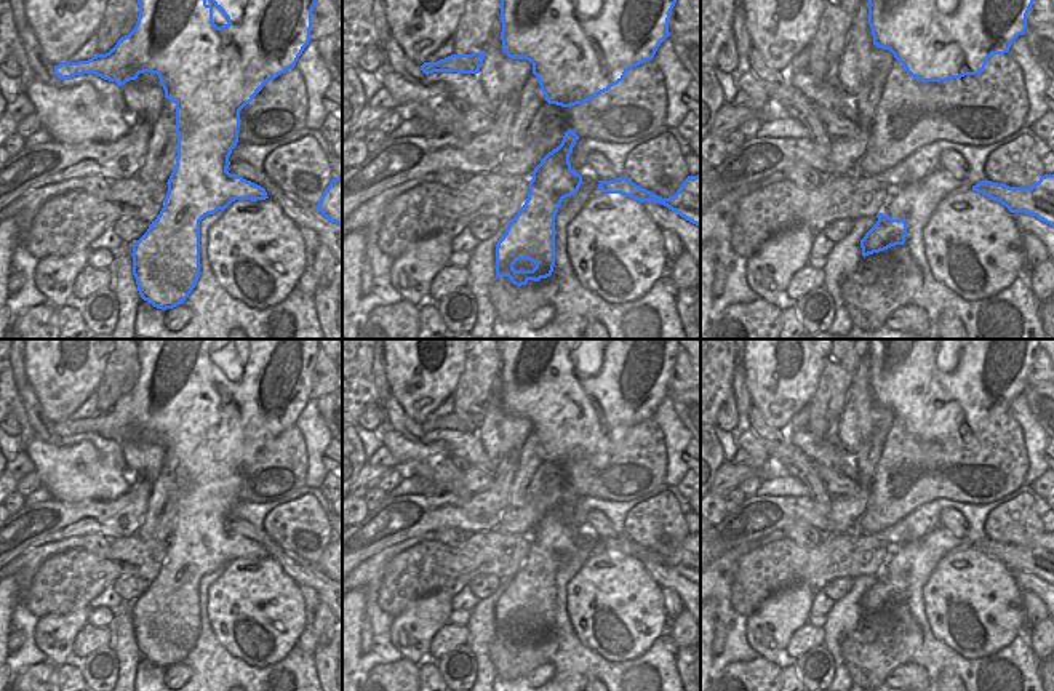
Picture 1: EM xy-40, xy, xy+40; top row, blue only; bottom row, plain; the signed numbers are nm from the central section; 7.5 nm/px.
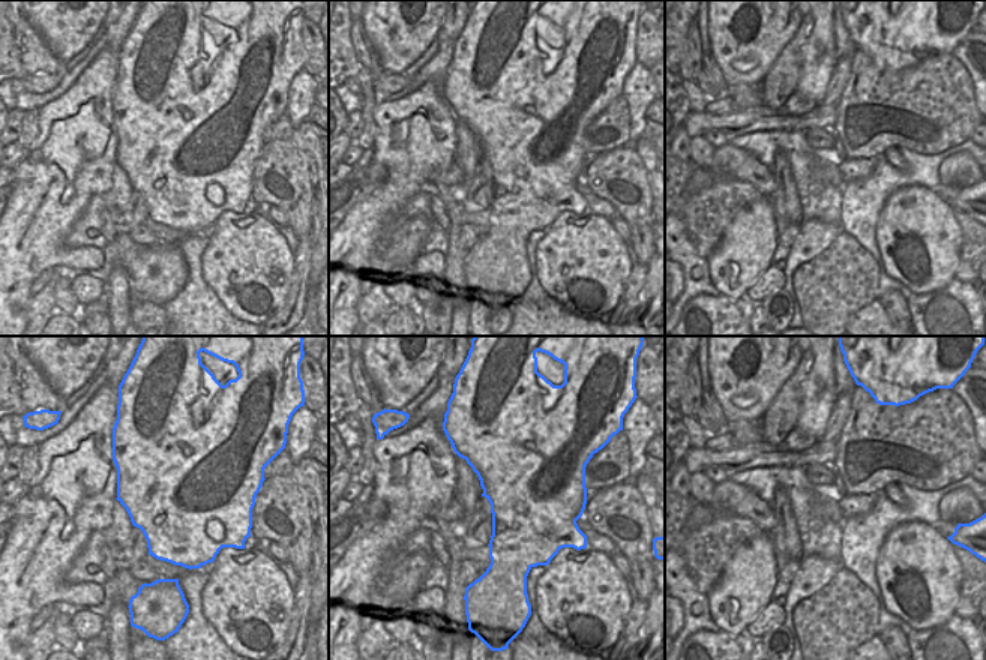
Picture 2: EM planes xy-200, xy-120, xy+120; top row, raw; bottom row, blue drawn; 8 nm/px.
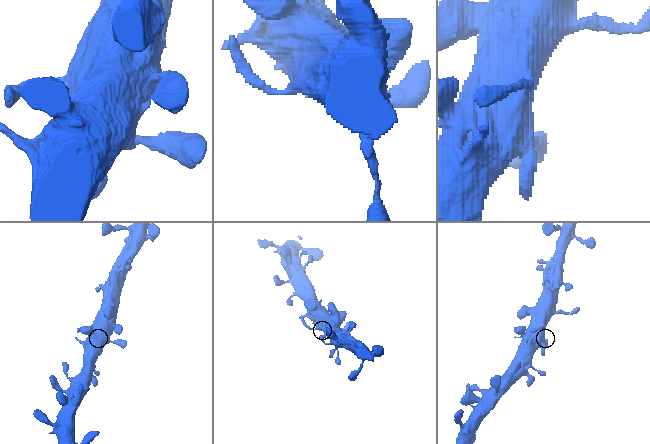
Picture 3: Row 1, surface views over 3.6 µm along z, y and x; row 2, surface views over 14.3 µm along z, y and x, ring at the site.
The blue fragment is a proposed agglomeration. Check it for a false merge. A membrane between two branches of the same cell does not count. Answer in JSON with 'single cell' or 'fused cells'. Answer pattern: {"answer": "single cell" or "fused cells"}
{"answer": "single cell"}

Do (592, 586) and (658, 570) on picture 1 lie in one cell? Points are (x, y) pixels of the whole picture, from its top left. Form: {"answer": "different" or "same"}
{"answer": "different"}

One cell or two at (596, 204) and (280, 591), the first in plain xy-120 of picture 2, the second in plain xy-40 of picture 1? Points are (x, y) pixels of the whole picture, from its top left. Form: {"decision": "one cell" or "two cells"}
{"decision": "two cells"}

